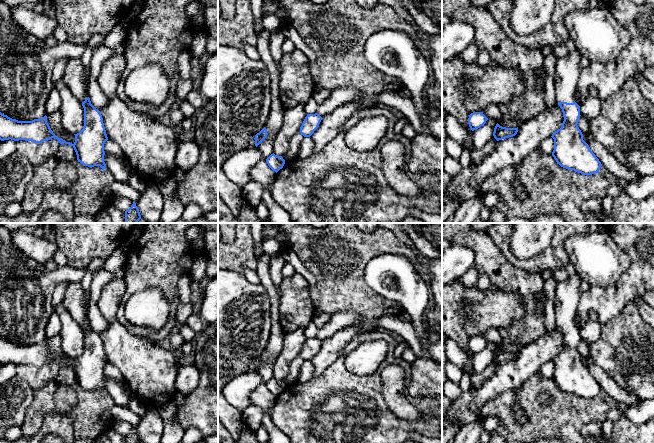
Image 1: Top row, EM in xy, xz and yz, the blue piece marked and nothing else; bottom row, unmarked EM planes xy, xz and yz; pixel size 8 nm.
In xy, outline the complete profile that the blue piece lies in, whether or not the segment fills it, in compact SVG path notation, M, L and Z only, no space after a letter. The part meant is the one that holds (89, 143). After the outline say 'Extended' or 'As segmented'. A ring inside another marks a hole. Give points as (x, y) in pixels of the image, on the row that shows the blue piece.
M71 58L66 66L64 80L68 88L71 90L75 98L77 98L84 108L84 126L83 129L75 135L75 142L72 144L70 142L64 141L62 138L58 138L51 130L49 124L47 123L47 116L42 118L34 119L32 121L18 121L12 119L7 115L0 112L0 140L25 140L35 143L41 143L48 141L52 138L56 138L60 144L71 145L77 155L77 160L84 166L94 167L100 166L104 171L106 164L104 162L104 144L108 140L106 130L103 123L103 118L101 112L96 109L88 97L87 89L90 85L89 83L89 73L90 66L86 68L79 58Z. Extended

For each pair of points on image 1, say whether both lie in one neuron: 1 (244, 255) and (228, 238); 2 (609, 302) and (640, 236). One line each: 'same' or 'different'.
1: different
2: same

